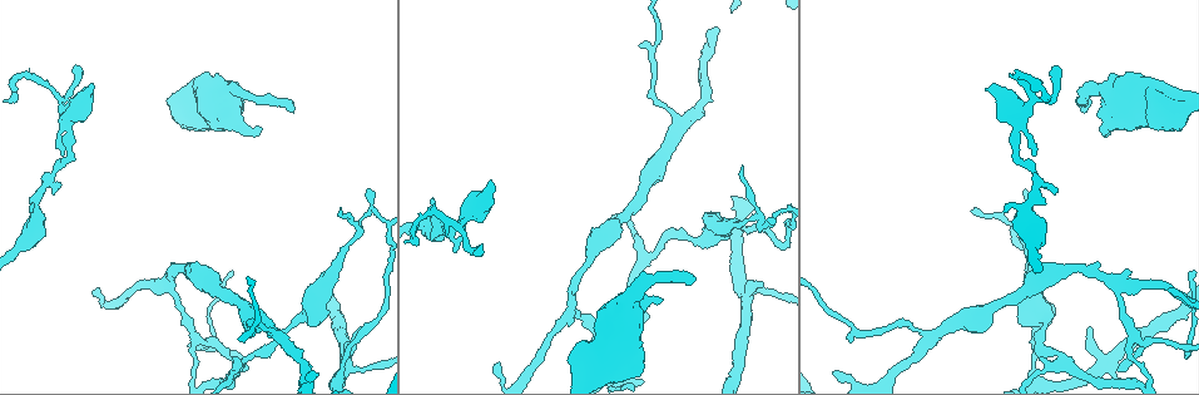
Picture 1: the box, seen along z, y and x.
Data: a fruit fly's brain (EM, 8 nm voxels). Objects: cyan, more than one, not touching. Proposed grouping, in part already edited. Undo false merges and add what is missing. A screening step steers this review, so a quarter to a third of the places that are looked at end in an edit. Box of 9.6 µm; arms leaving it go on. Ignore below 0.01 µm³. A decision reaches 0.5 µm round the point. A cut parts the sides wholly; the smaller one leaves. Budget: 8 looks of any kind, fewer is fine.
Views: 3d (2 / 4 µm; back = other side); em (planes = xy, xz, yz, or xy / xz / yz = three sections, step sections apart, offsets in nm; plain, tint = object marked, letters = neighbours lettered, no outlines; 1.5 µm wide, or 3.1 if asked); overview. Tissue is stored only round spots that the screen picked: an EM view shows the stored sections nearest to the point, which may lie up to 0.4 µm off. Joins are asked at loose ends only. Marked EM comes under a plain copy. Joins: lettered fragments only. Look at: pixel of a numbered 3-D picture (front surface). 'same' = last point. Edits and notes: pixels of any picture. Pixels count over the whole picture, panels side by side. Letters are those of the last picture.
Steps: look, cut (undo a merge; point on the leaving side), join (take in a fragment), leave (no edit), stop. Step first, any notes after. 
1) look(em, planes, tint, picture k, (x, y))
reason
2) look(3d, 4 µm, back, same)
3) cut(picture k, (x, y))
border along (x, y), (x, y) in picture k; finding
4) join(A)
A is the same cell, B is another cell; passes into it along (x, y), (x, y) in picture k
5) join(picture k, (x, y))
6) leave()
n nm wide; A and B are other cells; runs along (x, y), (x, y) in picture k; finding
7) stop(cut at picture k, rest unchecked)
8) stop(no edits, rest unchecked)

look(em, planes, letters, picture 1, (70, 155))
abrupt turn

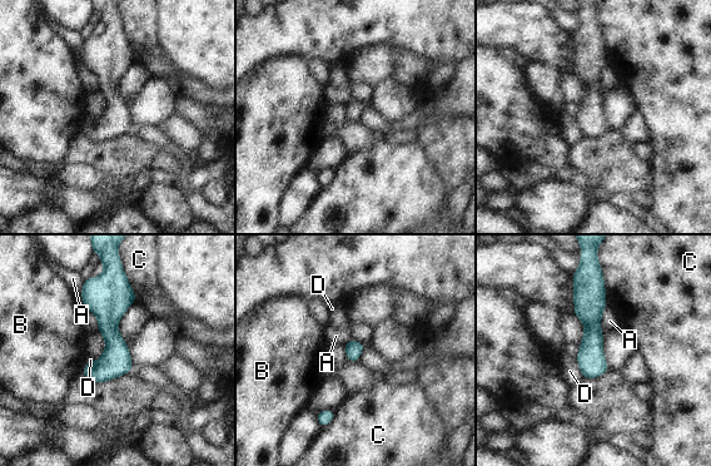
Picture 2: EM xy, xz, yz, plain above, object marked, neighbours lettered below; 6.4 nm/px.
leave()
A, B, C and D are other cells; border along (607, 305), (600, 322), (602, 333) in picture 2; continuous, no second cell

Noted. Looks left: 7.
look(3d, 2 µm, picture 1, (1112, 282))
side arm on a straight run

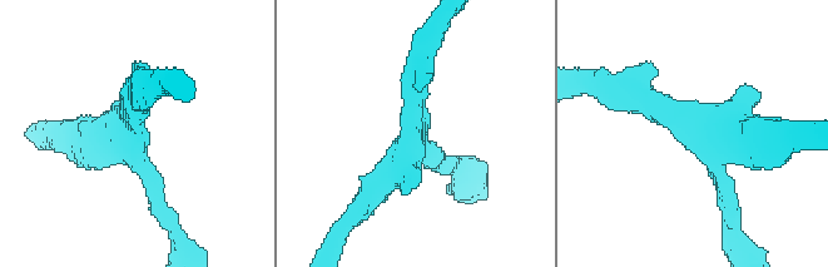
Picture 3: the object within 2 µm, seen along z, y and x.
look(em, planes, tint, picture 3, (692, 125))
3 arms

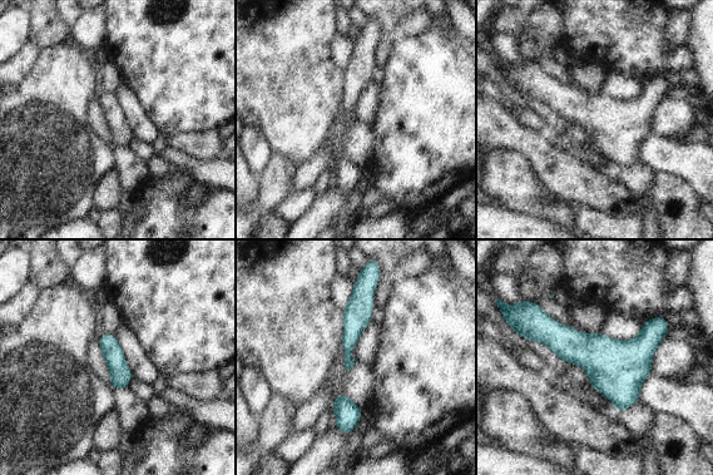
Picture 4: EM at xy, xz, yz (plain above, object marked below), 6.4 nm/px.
look(em, planes, letters, same)
see the neighbours

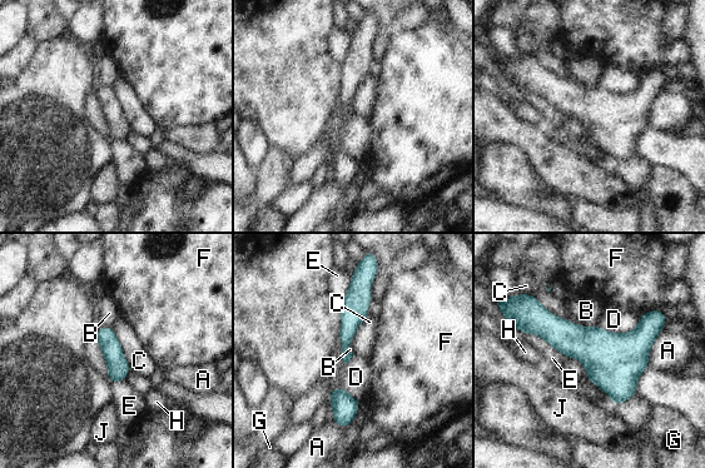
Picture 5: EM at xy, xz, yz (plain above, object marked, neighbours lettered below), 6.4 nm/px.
leave()
140 nm wide; A, B, C, D, E, F, G, H and J are other cells; border along (530, 294), (554, 314), (585, 327) in picture 5; all the same cell

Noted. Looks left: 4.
look(3d, 4 µm, picture 1, (693, 276))
an open end

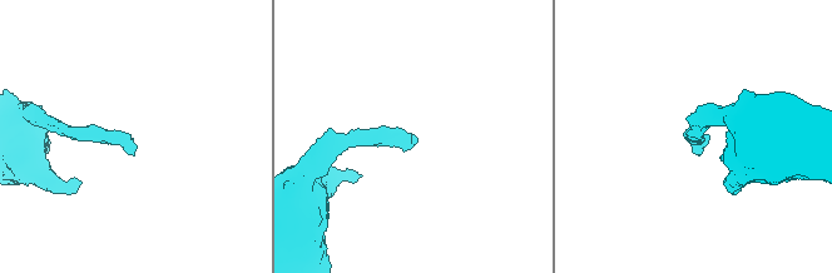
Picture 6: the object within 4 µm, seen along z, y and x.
look(em, planes, tint, picture 6, (413, 136))
need the tissue

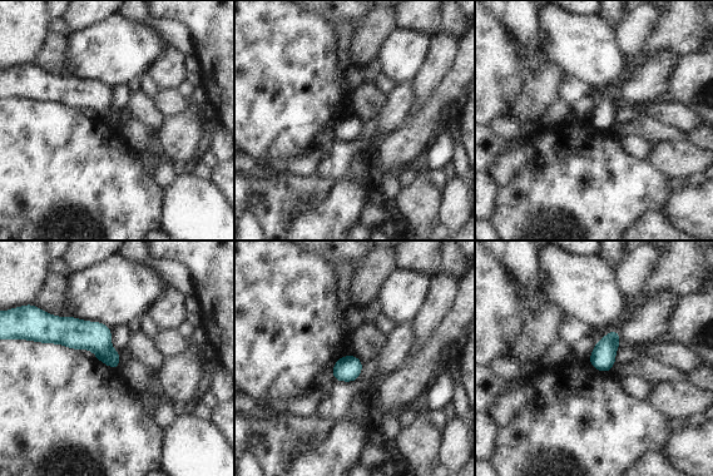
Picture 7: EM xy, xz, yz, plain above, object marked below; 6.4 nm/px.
look(em, planes, letters, same)

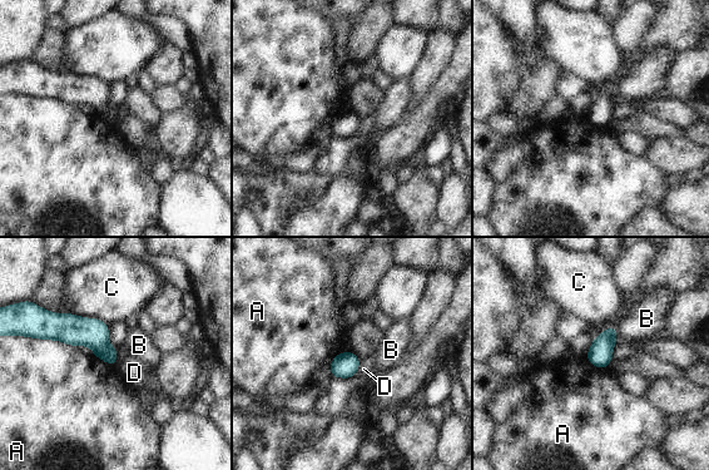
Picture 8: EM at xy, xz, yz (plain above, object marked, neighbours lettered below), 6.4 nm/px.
leave()
A touches over 320 nm; A, B, C and D are other cells; runs along (41, 331), (84, 331), (113, 361) in picture 8; none of them fits

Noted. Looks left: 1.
stop(no edits, rest unchecked)

